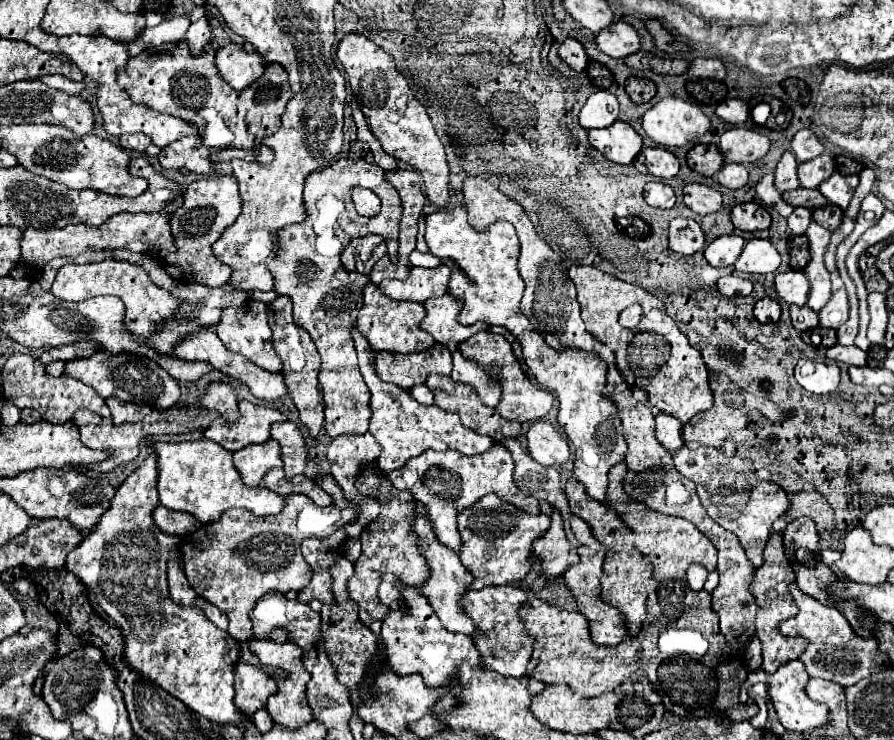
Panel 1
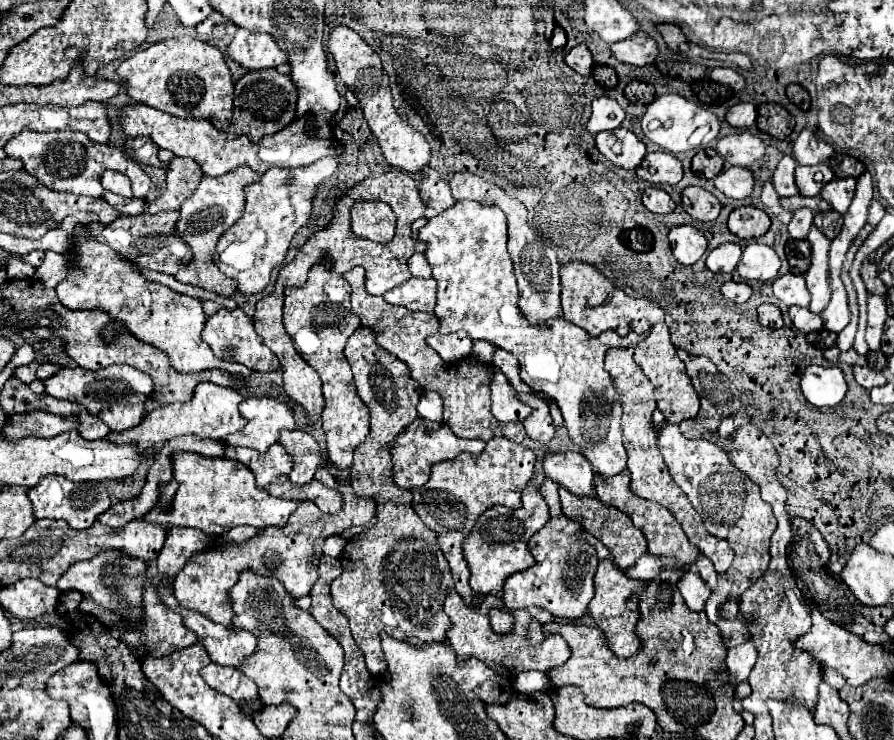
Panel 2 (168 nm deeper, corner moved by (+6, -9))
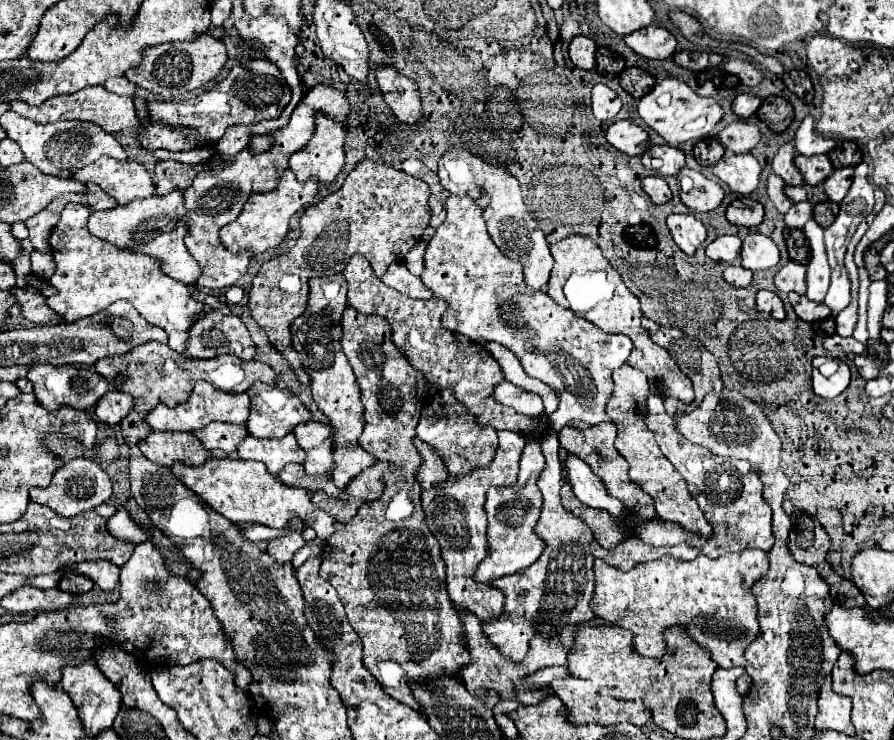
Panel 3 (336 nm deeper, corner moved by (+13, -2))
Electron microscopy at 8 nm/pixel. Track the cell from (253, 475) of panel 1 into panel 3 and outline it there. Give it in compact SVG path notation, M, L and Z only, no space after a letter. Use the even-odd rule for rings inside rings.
M287 433L281 439L259 439L247 437L239 447L237 455L241 459L253 459L267 465L267 471L277 475L289 463L303 463L305 451L299 449L293 433Z

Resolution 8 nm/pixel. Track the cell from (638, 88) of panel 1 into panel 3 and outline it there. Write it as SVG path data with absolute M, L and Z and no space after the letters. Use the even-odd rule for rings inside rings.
M629 67L619 75L621 87L633 95L635 99L641 99L645 93L649 93L649 89L653 89L655 85L655 77L649 75L647 71L639 69L639 67Z

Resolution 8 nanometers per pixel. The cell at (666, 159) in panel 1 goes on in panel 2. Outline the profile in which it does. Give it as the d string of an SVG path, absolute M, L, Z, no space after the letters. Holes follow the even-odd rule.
M650 152L644 156L636 174L650 184L678 184L682 178L682 164L674 154Z

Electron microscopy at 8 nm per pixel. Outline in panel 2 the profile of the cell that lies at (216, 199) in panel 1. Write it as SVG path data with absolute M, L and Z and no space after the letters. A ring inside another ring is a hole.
M238 166L222 176L210 178L202 176L198 188L194 194L182 204L180 208L180 220L176 222L176 234L192 248L192 258L180 272L174 276L178 282L192 284L204 290L218 292L222 296L232 296L236 292L236 282L228 276L224 276L212 262L212 254L216 248L216 242L224 230L228 230L244 212L244 186L252 184L254 180L260 180L256 172L252 172L248 166Z

